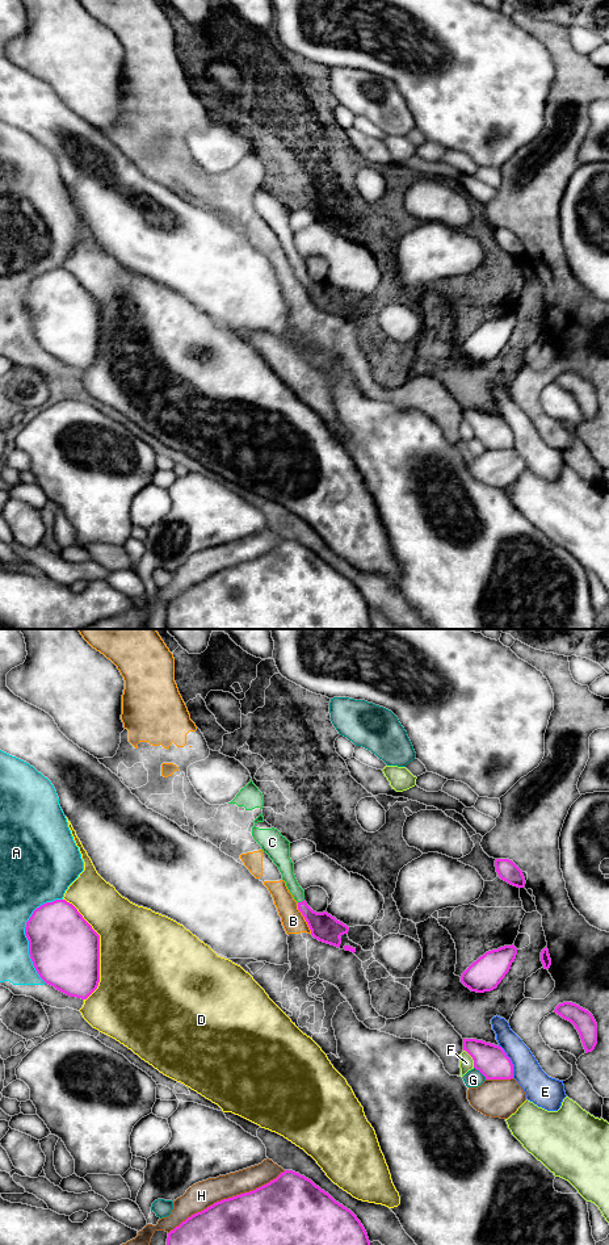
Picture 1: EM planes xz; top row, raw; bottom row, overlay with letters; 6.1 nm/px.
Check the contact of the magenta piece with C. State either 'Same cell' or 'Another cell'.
Another cell

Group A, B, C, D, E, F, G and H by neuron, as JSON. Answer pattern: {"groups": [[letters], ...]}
{"groups": [["A"], ["B", "C"], ["D"], ["E"], ["F"], ["G"], ["H"]]}

